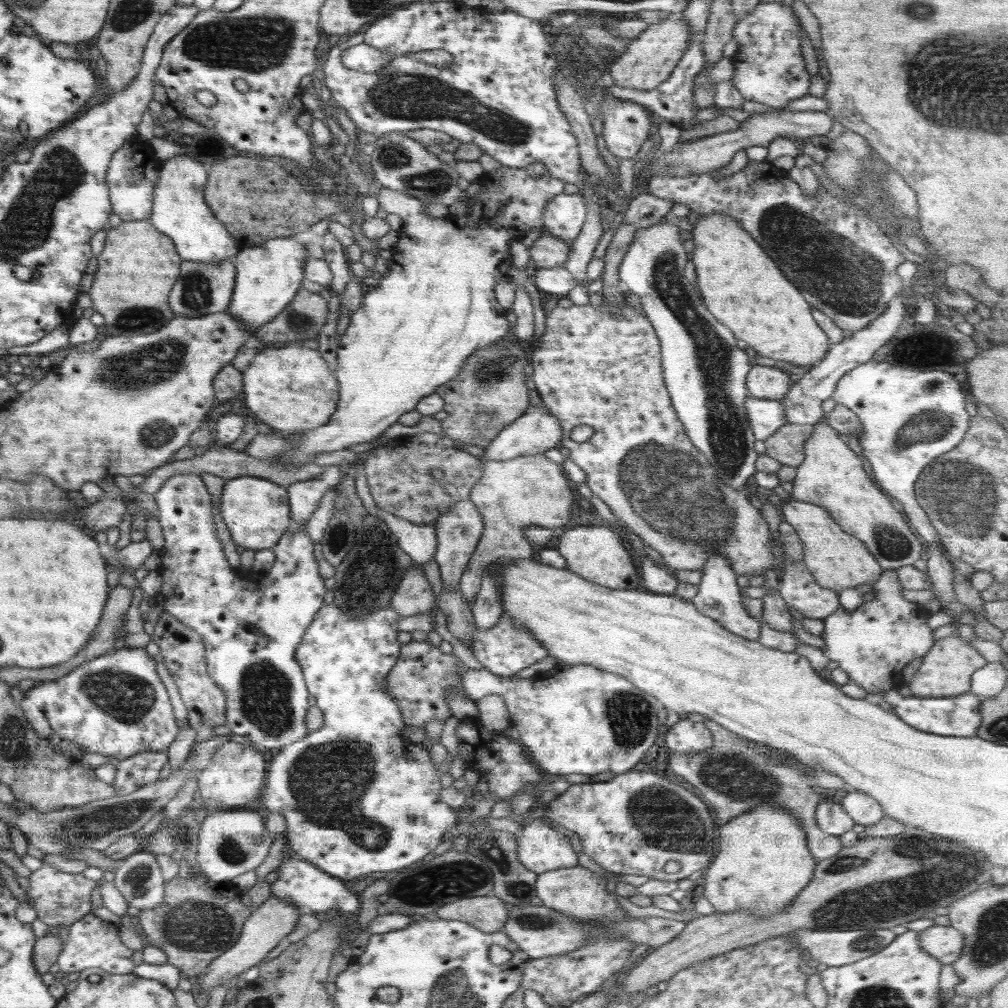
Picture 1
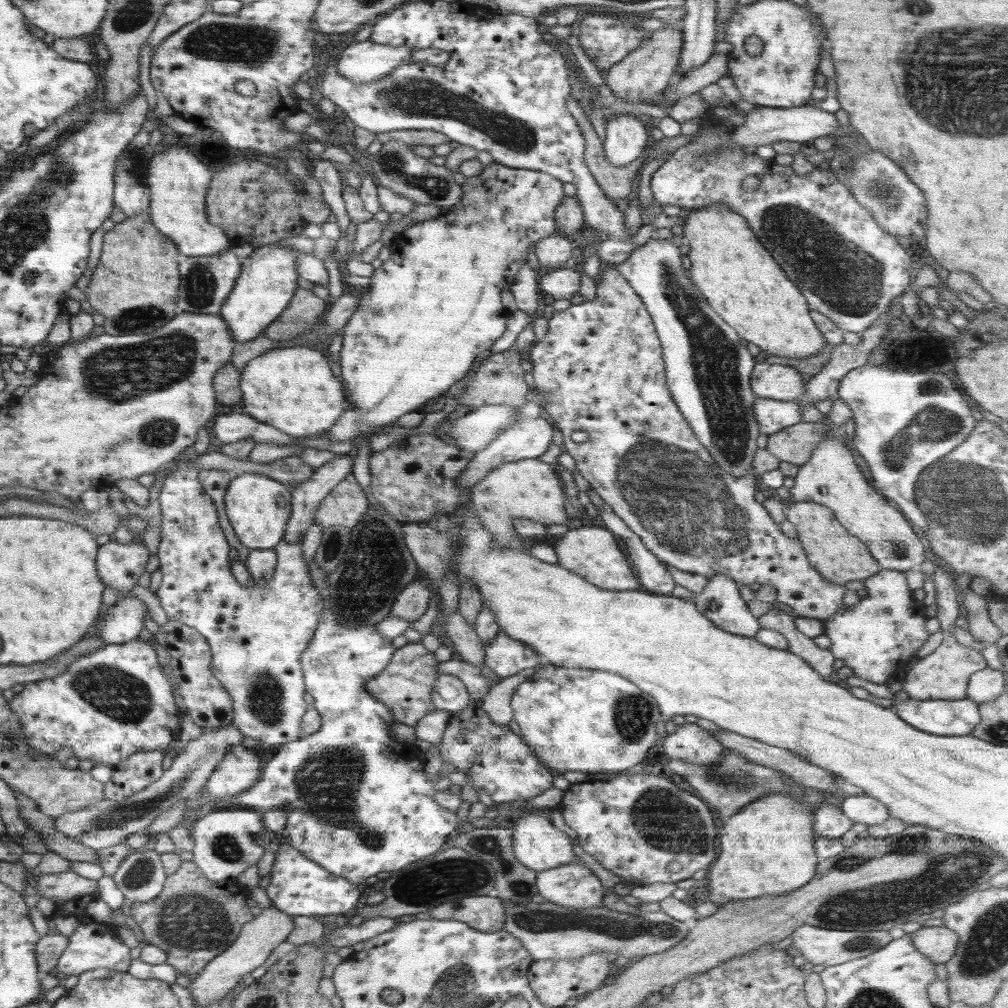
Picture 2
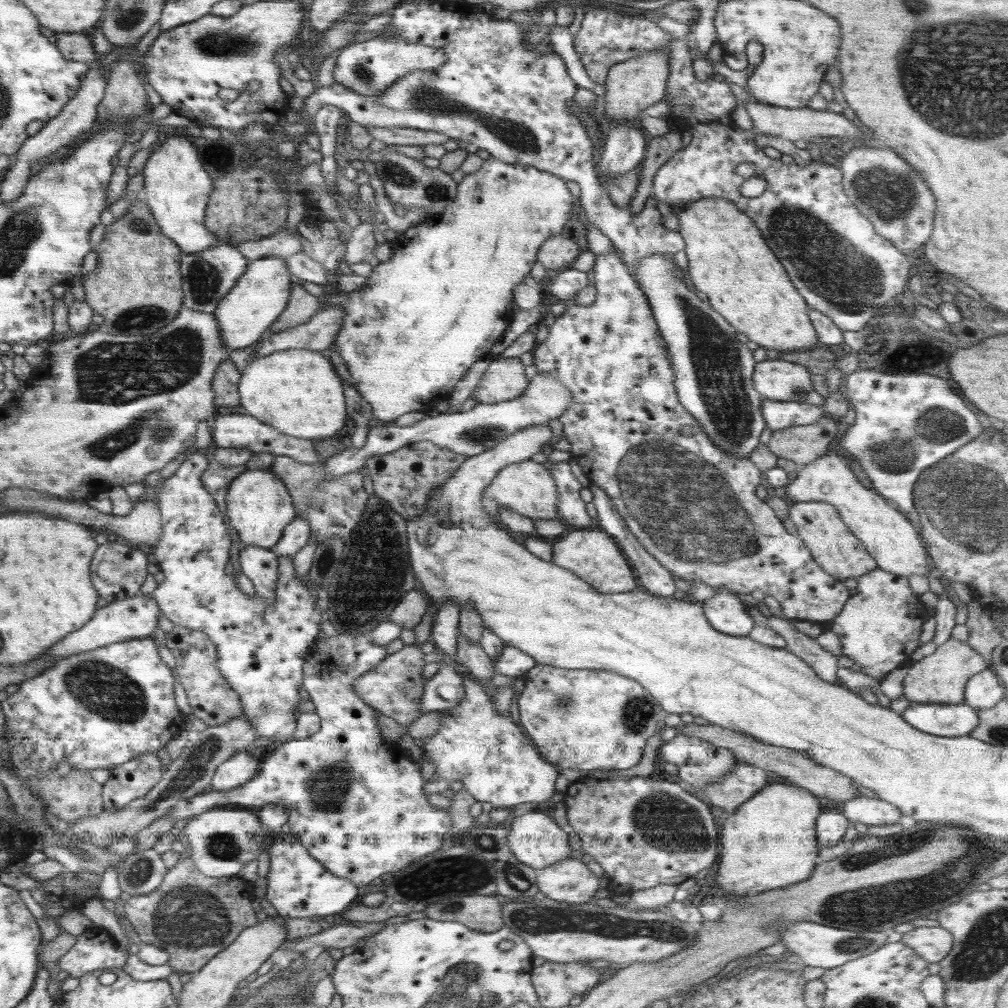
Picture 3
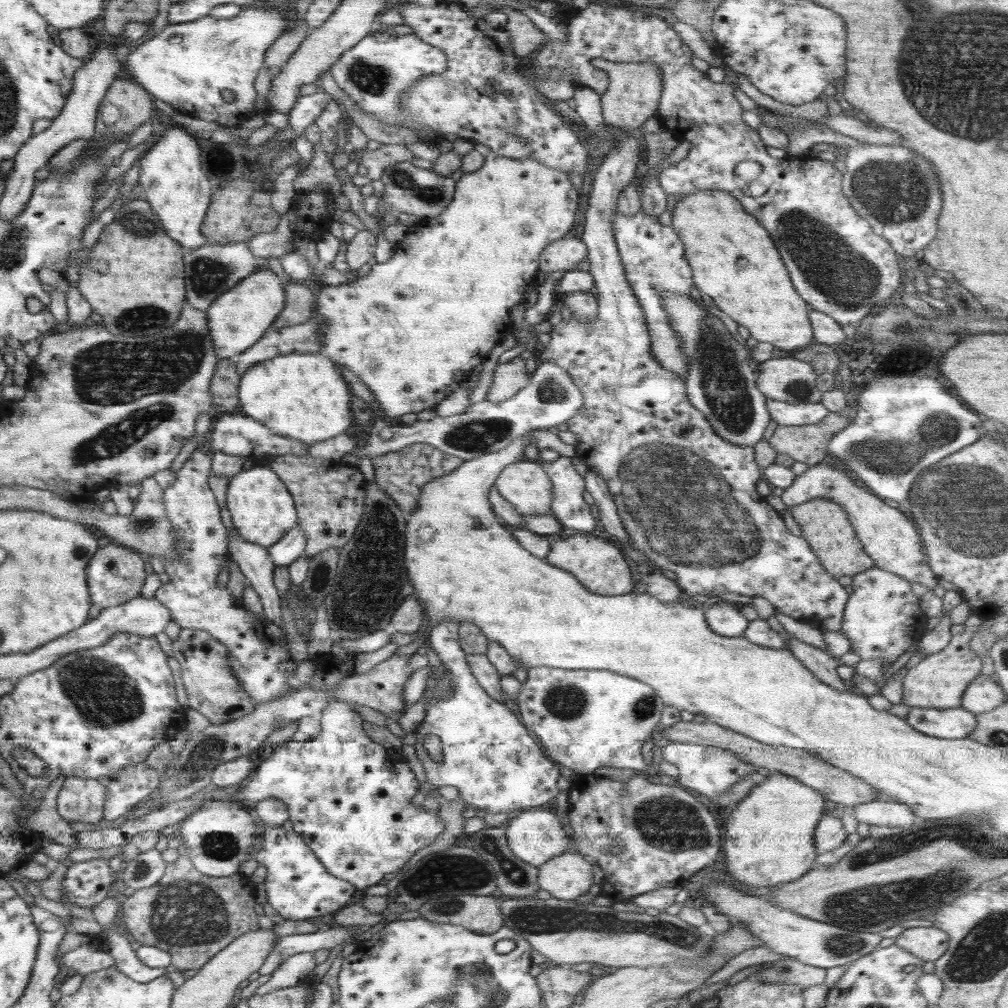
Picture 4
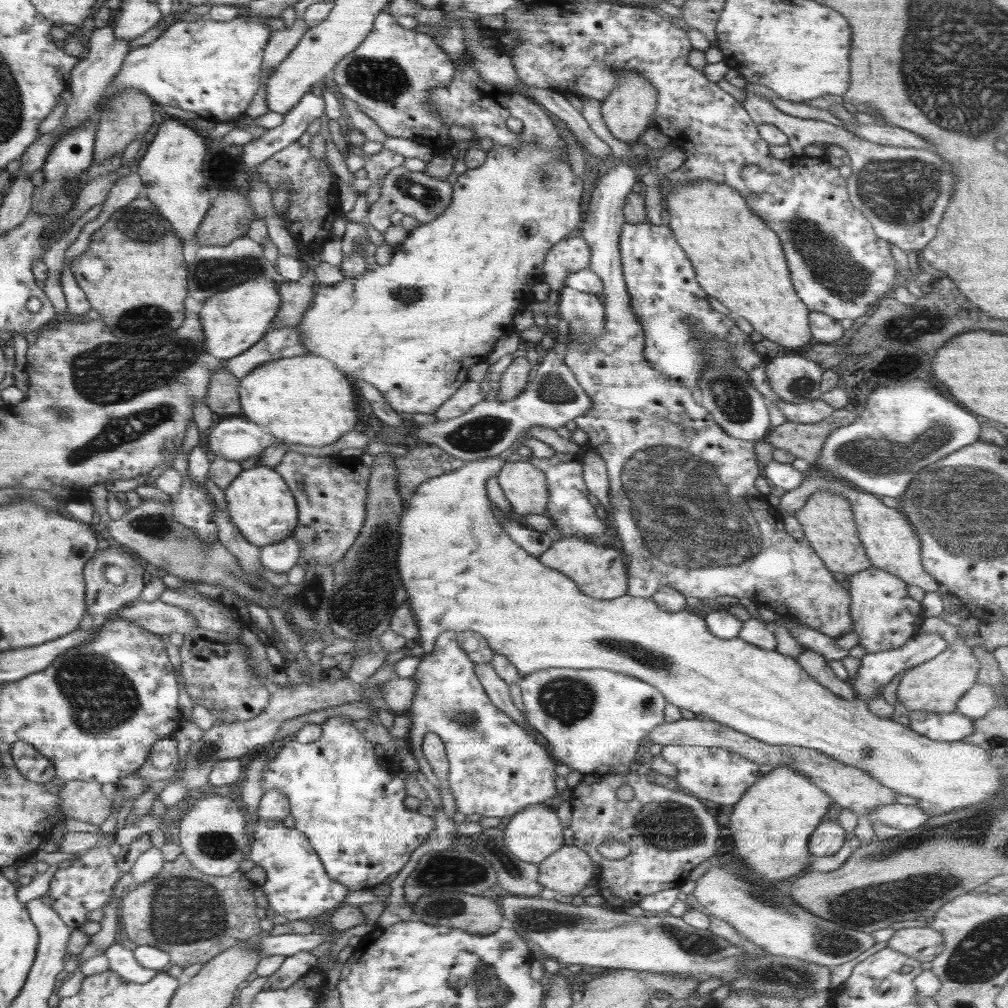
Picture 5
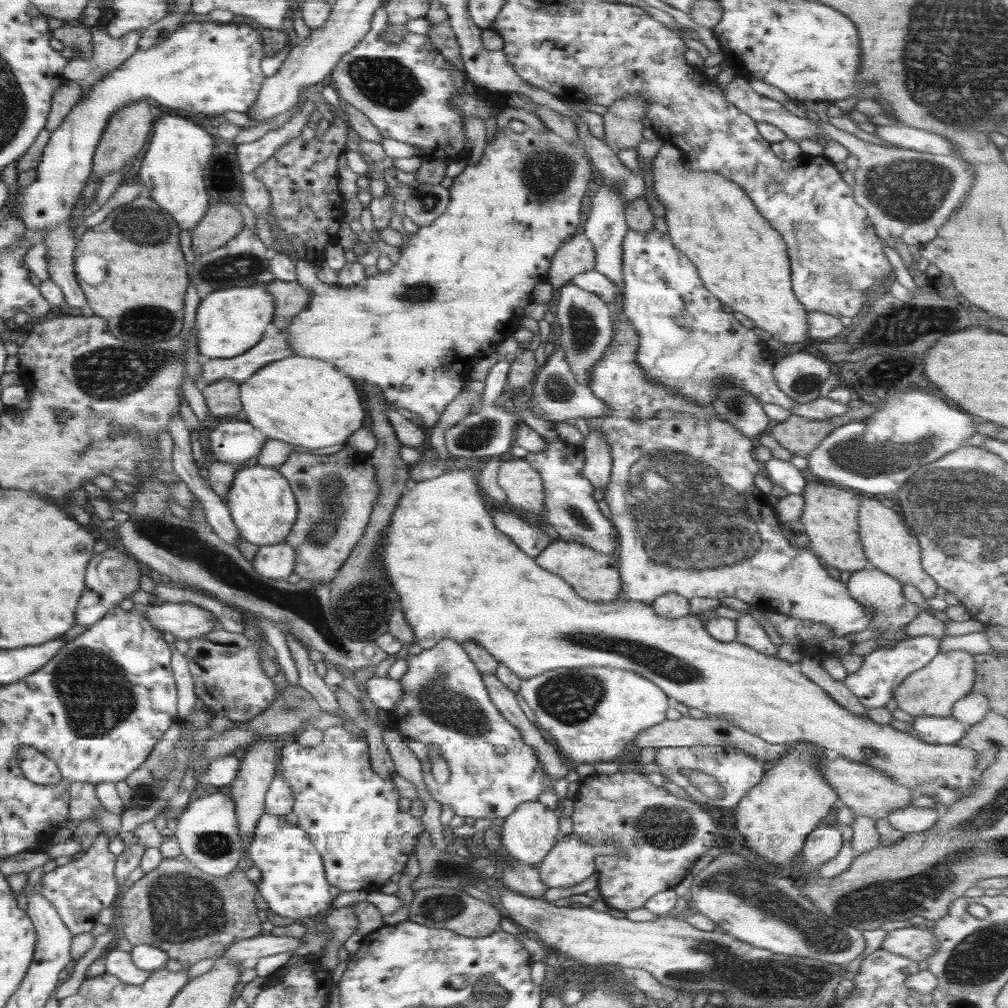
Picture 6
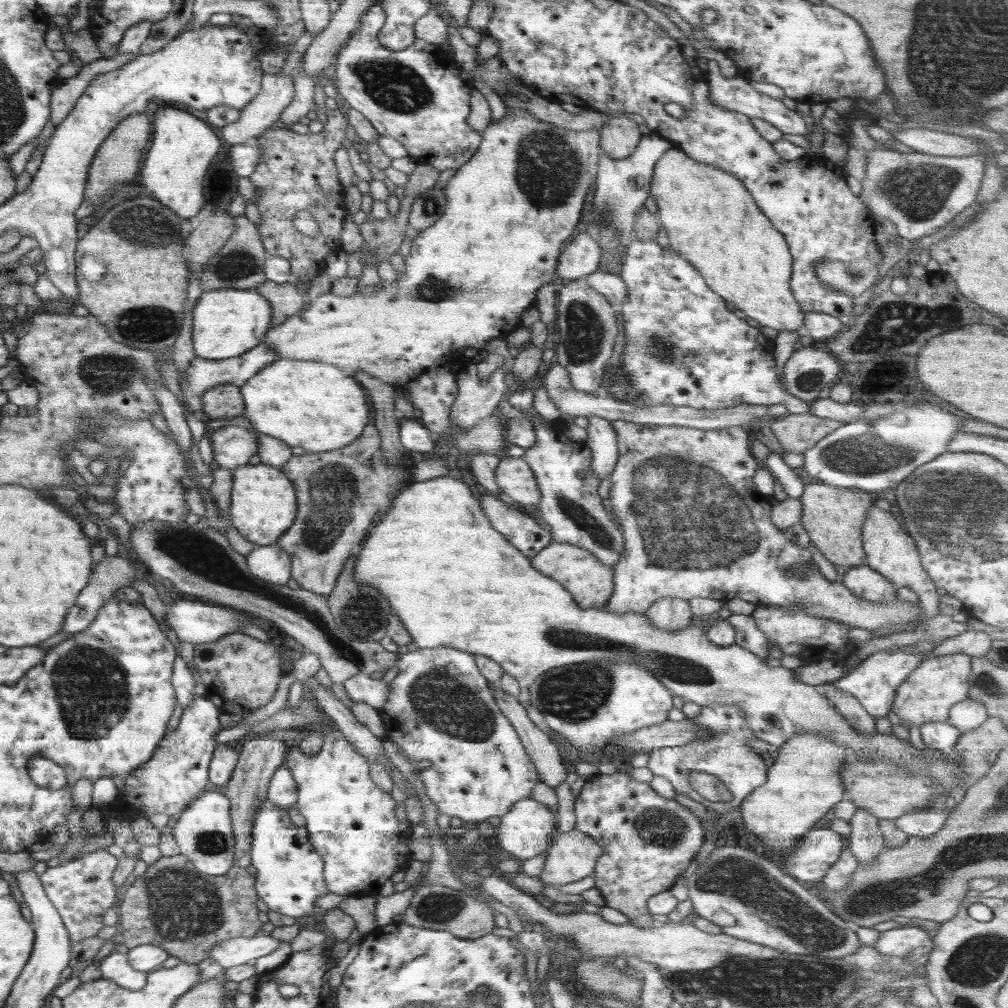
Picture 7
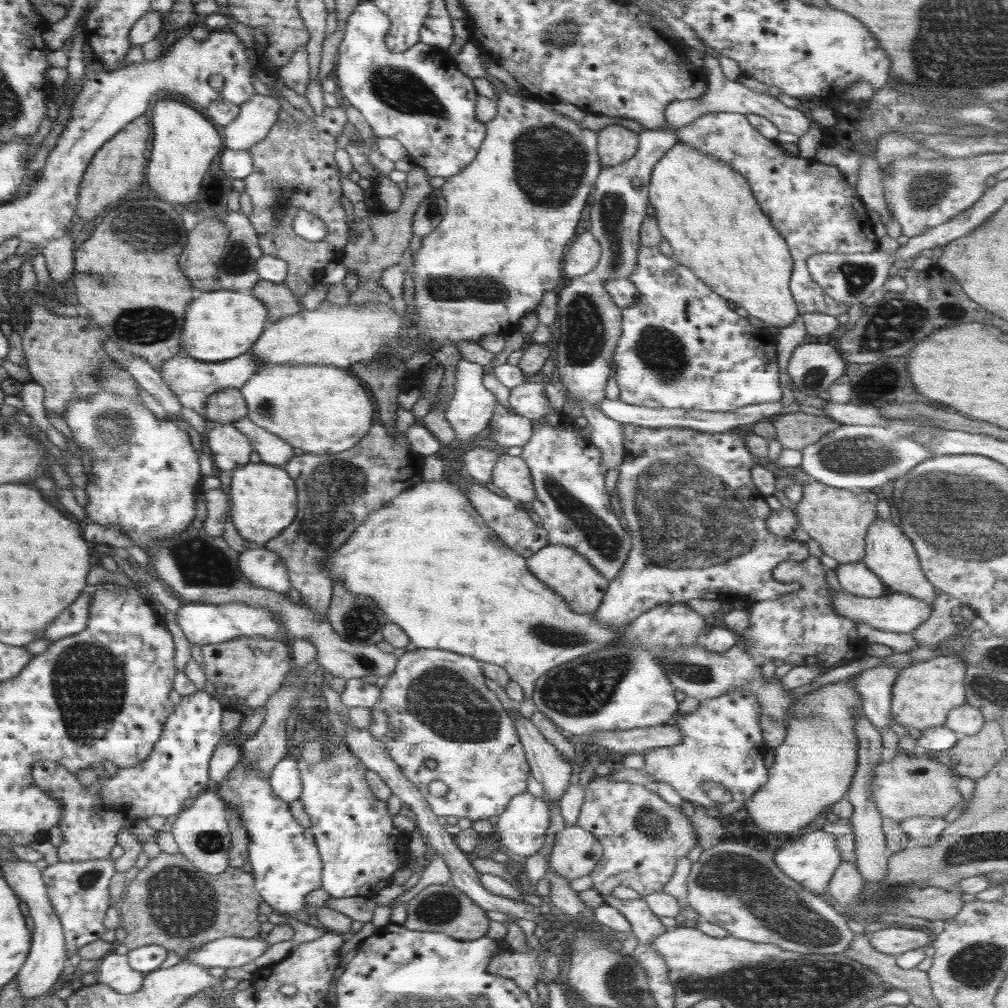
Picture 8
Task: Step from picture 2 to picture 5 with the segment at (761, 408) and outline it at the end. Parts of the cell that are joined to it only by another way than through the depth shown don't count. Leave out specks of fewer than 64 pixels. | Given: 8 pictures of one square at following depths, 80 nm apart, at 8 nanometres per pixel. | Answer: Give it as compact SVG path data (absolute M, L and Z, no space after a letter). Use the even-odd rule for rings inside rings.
M822 398L803 403L791 403L781 399L773 403L782 410L788 421L804 424L820 422L831 416L836 409Z

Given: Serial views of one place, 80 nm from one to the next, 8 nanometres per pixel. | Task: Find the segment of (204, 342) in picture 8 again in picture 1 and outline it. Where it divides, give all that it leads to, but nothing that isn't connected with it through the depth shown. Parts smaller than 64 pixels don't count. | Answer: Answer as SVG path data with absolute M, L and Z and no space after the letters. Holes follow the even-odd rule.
M296 236L276 238L259 246L244 247L234 256L235 289L226 312L243 322L245 330L254 336L263 324L280 314L302 288L304 264L309 251Z

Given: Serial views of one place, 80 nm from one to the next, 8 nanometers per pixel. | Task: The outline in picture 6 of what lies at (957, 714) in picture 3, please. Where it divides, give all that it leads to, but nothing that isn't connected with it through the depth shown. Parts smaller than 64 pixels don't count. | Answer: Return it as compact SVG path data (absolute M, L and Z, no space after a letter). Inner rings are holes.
M922 716L911 719L913 731L929 744L954 745L968 732L968 726L950 717Z

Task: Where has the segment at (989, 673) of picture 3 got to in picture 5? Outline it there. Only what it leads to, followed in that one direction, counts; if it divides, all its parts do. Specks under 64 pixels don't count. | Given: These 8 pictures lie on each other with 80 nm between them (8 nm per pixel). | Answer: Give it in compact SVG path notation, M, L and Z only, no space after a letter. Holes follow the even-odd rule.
M974 684L964 696L958 700L956 713L964 715L972 720L984 717L990 710L1000 706L998 697L992 691L992 687L982 684Z

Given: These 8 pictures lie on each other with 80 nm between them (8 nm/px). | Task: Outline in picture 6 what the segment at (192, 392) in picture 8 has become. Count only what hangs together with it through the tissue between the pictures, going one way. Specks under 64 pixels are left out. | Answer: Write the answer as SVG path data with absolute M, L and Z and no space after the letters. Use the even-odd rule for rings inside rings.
M270 330L247 352L232 358L206 360L201 366L198 386L205 387L221 378L231 378L241 385L268 363L294 355L286 338L285 331Z

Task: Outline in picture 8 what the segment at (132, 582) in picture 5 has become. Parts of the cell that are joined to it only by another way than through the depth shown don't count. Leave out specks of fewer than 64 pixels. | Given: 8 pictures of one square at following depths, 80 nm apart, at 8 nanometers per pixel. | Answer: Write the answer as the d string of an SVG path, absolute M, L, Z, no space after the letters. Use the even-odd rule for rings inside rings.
M93 593L81 594L72 606L68 606L68 610L60 613L58 618L43 630L43 638L55 641L82 632L87 625L89 600L92 595Z

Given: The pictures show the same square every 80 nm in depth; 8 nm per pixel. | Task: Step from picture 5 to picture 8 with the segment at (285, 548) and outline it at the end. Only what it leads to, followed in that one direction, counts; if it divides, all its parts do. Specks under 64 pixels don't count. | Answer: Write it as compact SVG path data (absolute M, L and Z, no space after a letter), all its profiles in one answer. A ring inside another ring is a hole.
M255 546L239 553L237 563L241 573L254 586L267 587L280 594L287 594L290 590L287 566L280 554L264 546Z

